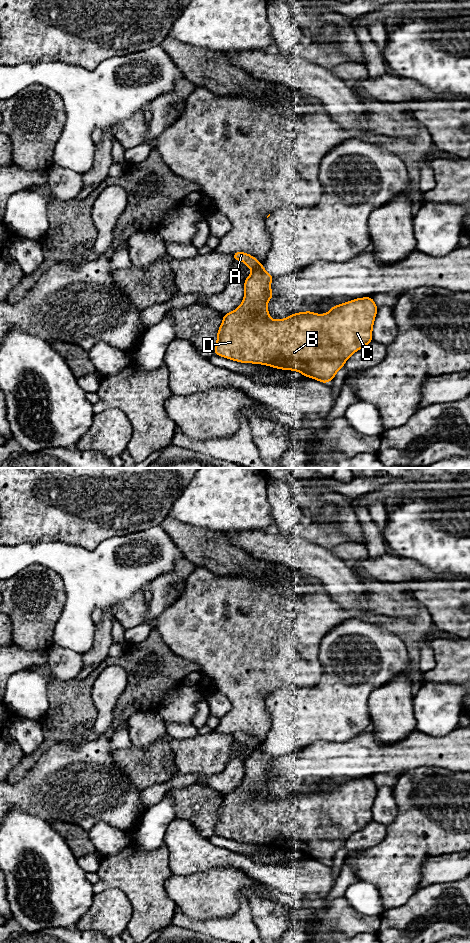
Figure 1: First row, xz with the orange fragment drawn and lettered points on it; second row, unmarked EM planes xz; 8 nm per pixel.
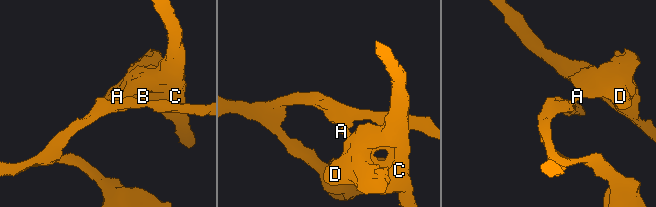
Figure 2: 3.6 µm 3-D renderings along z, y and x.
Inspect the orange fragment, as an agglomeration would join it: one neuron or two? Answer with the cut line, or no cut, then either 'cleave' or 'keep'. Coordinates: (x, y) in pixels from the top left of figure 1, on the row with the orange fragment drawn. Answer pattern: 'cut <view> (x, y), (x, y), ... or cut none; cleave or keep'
cut xz (261, 264), (252, 270); cleave

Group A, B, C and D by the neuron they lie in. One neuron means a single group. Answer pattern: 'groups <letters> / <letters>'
groups A / B C D

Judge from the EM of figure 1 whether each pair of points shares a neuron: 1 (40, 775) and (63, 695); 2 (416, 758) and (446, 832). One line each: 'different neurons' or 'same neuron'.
1: different neurons
2: different neurons

